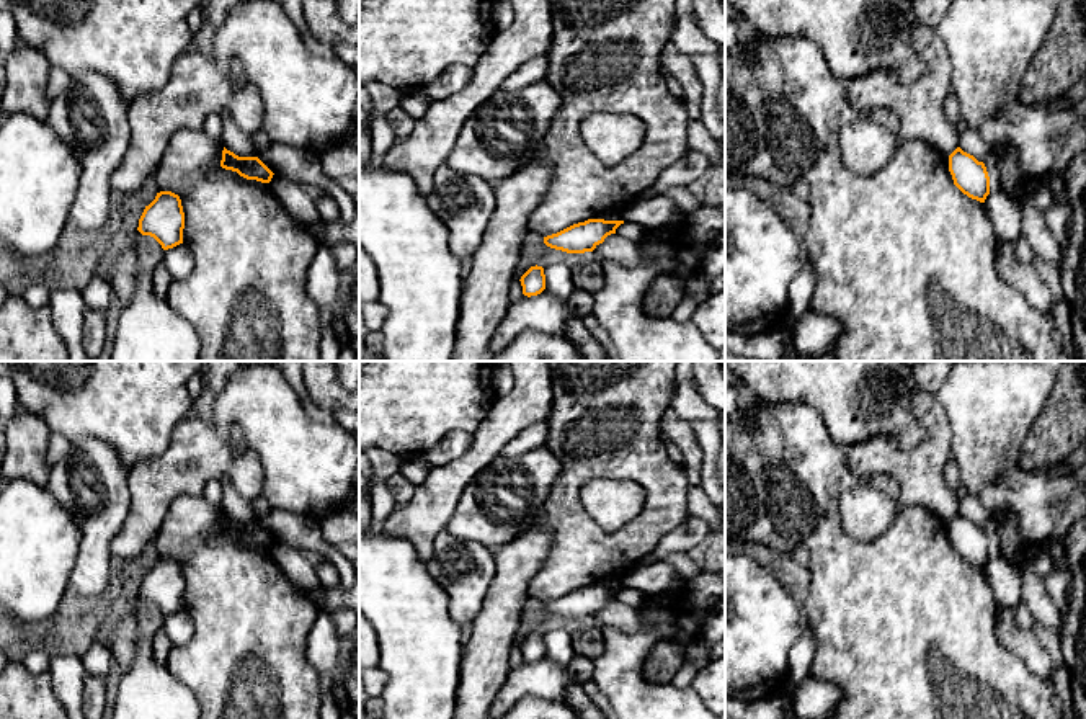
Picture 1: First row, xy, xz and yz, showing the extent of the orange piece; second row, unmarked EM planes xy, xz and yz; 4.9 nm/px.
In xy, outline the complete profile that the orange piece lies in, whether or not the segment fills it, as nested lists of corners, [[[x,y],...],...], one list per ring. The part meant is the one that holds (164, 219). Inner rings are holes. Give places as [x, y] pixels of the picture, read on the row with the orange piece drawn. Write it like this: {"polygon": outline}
{"polygon": [[[171,191],[157,193],[155,199],[145,206],[137,230],[154,237],[163,250],[183,243],[185,212],[181,199]]]}

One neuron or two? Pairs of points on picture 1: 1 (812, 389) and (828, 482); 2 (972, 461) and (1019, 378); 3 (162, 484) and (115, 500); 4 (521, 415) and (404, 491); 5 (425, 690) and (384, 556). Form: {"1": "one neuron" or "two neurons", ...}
{"1": "two neurons", "2": "one neuron", "3": "two neurons", "4": "two neurons", "5": "one neuron"}

